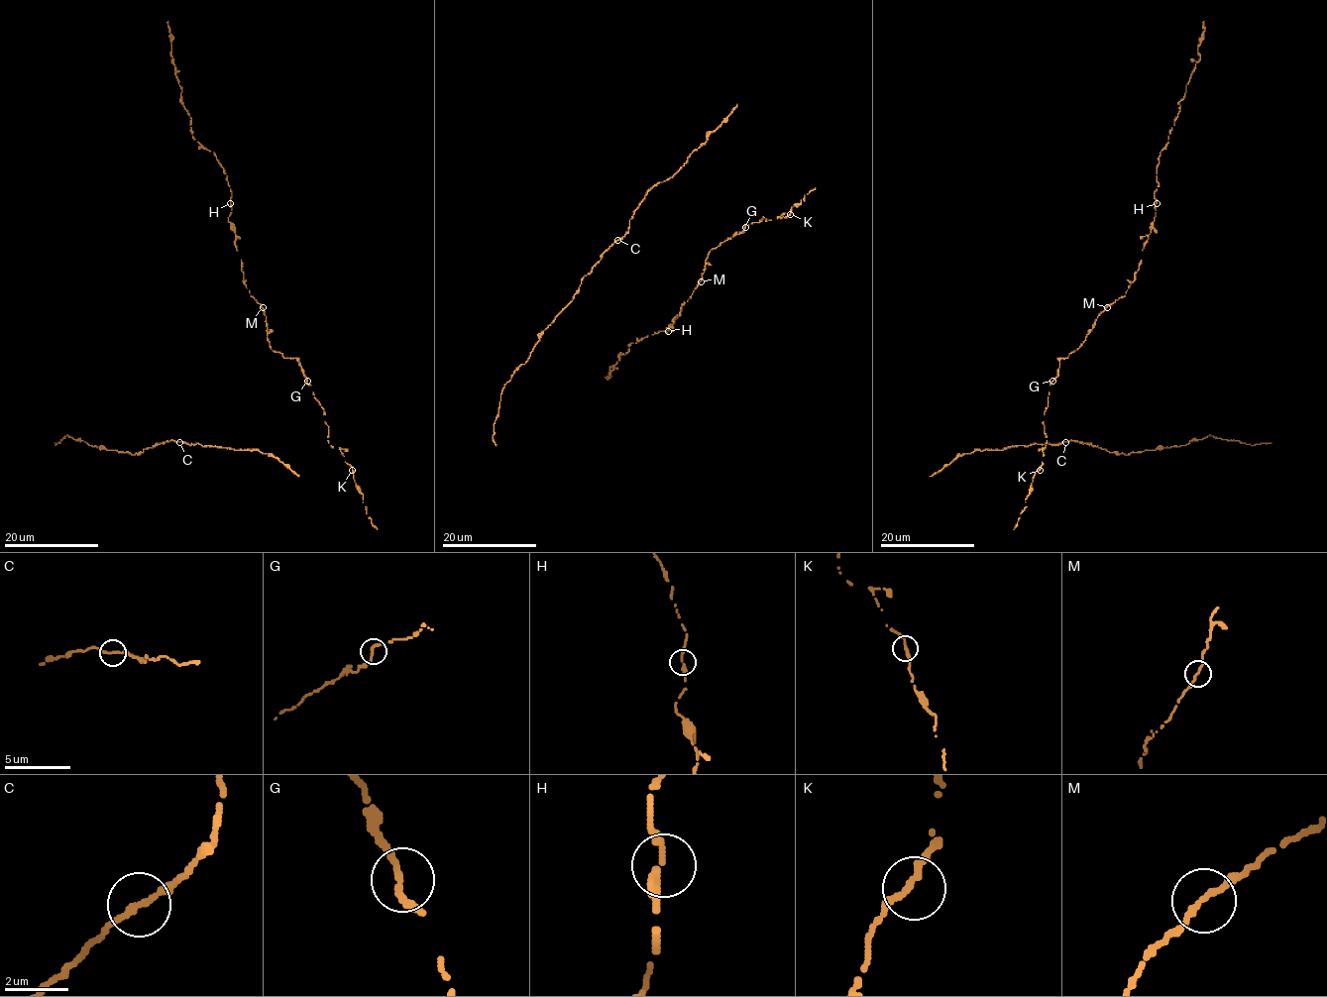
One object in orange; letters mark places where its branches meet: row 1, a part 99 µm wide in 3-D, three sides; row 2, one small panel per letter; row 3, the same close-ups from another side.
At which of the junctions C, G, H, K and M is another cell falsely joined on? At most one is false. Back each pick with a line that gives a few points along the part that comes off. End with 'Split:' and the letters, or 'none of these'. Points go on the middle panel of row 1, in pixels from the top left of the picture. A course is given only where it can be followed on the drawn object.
Split: none of these

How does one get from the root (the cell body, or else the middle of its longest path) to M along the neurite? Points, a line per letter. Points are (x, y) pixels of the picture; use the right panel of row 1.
M: (1054, 379), (1059, 360), (1067, 358), (1079, 347), (1097, 316), (1107, 307)

